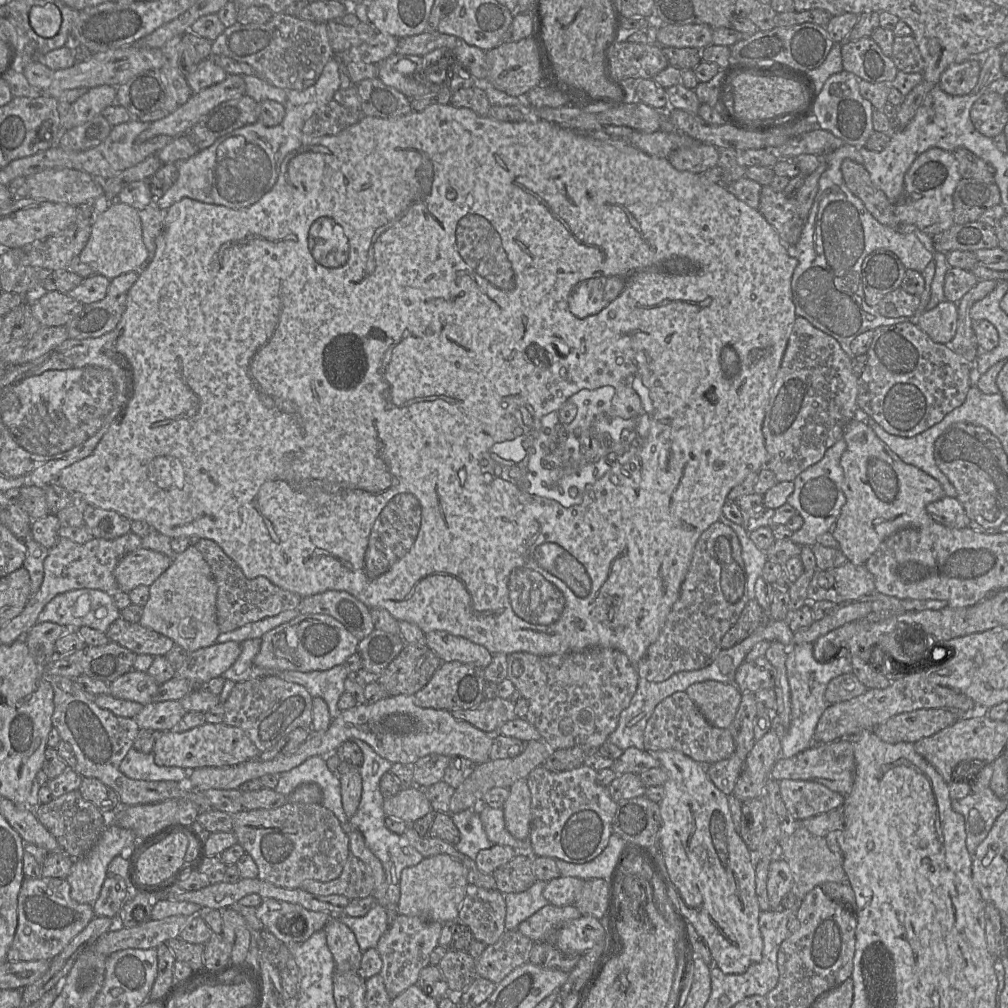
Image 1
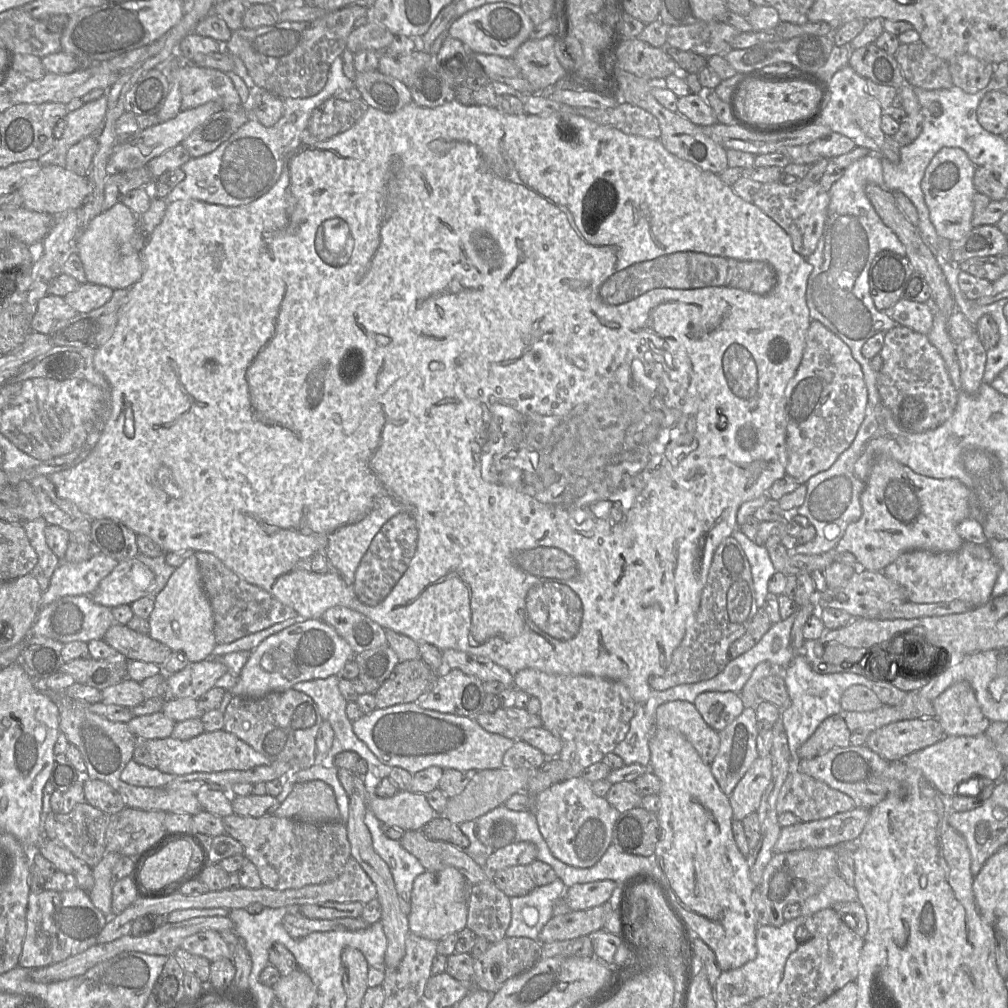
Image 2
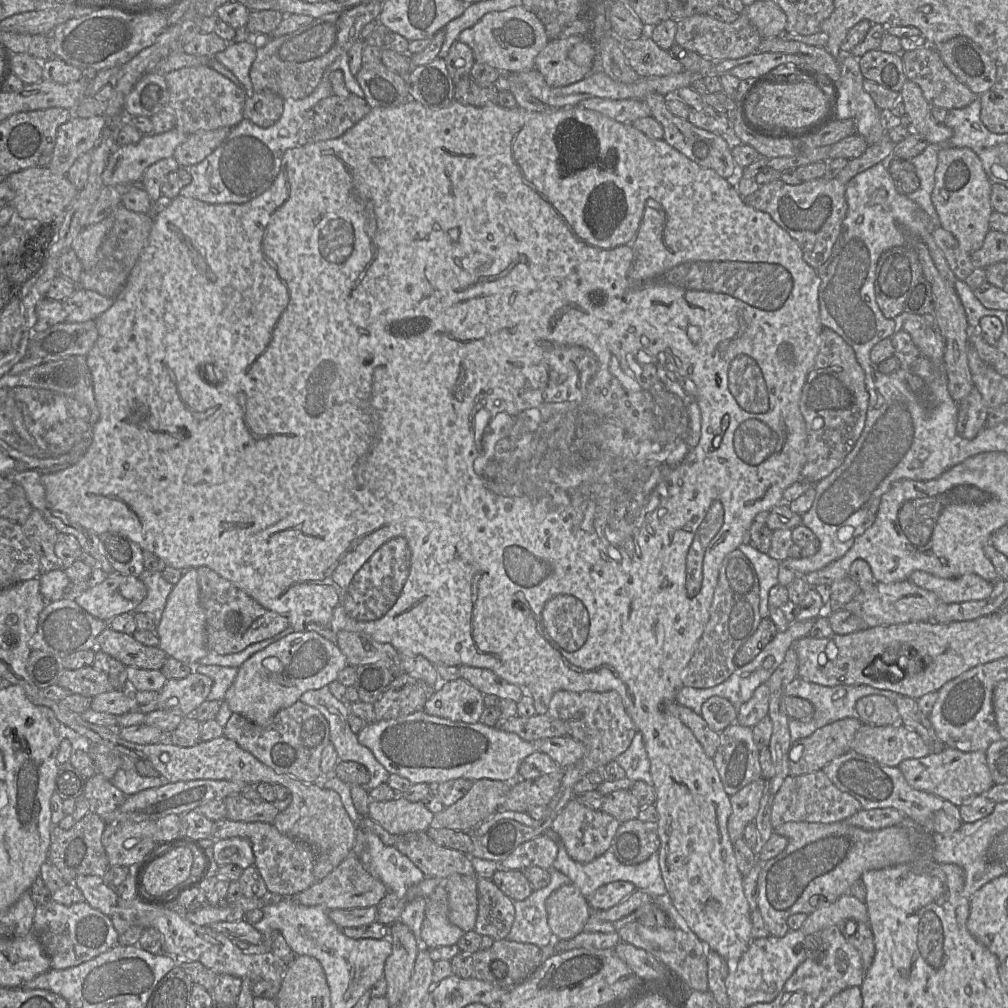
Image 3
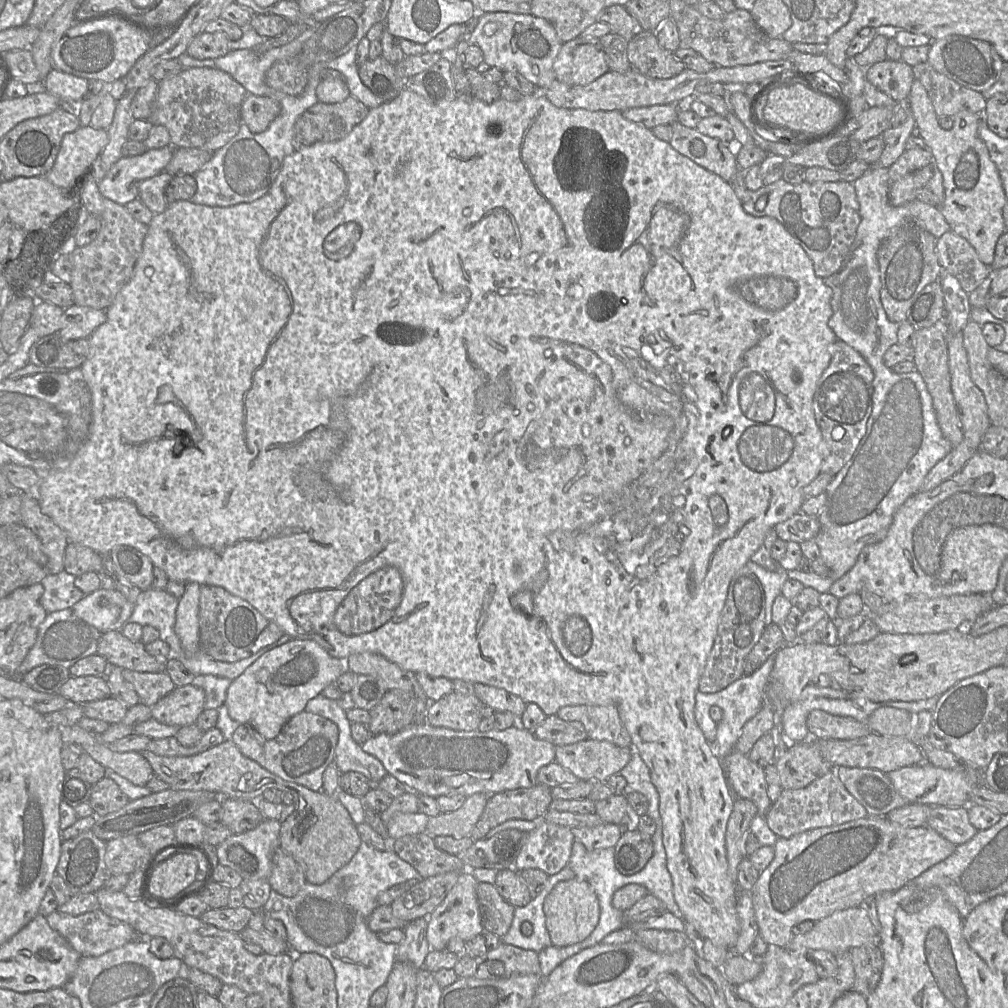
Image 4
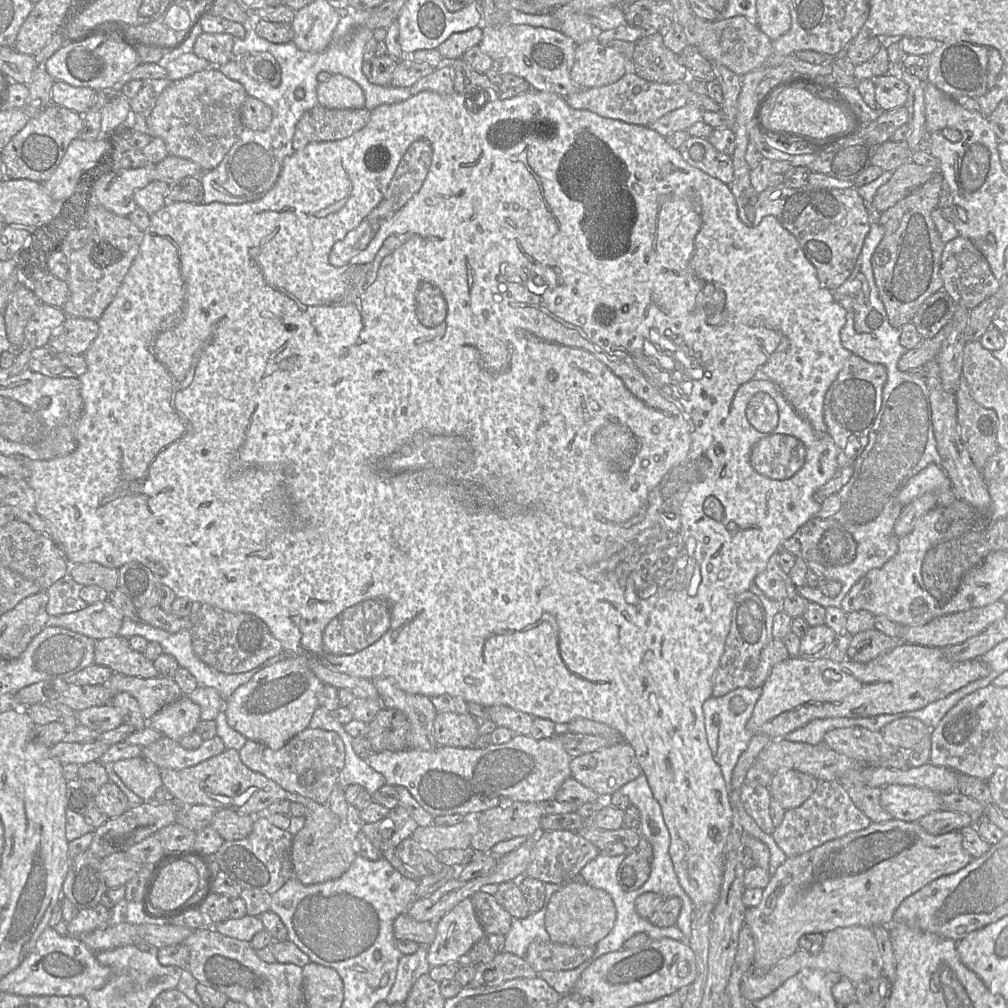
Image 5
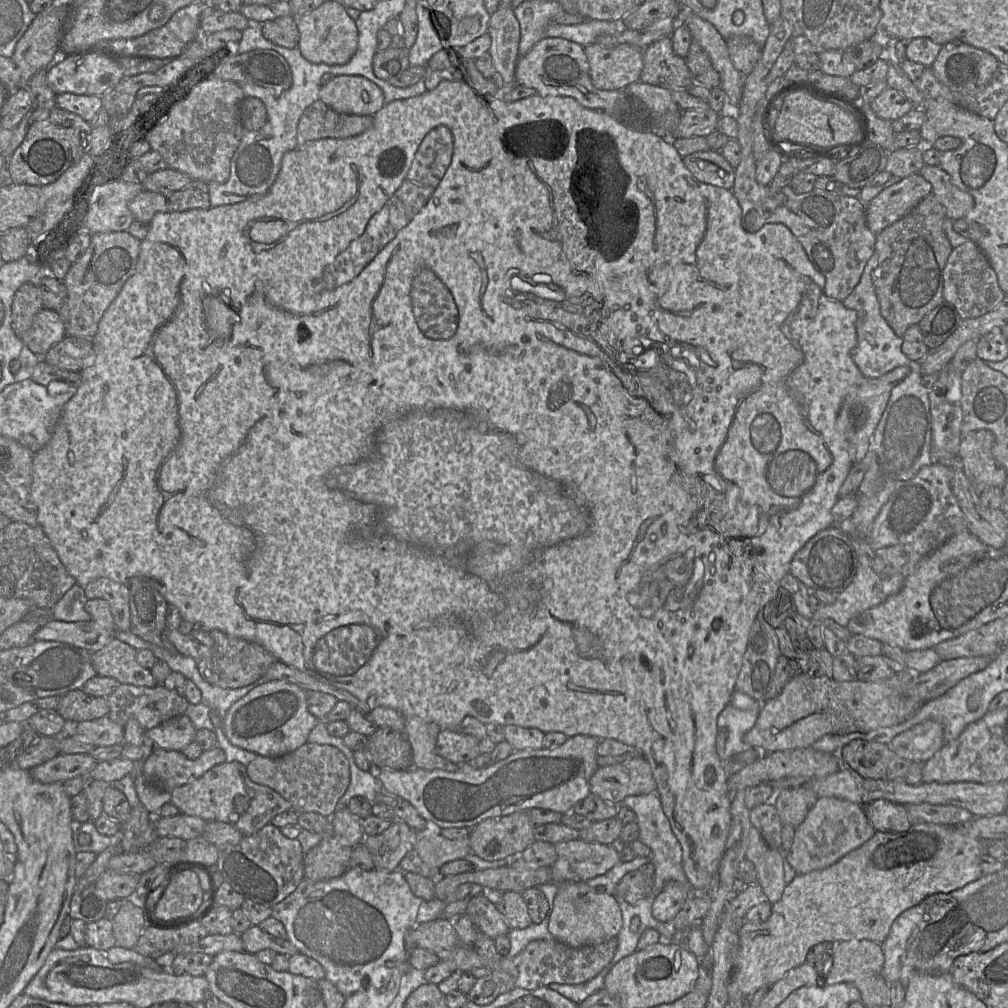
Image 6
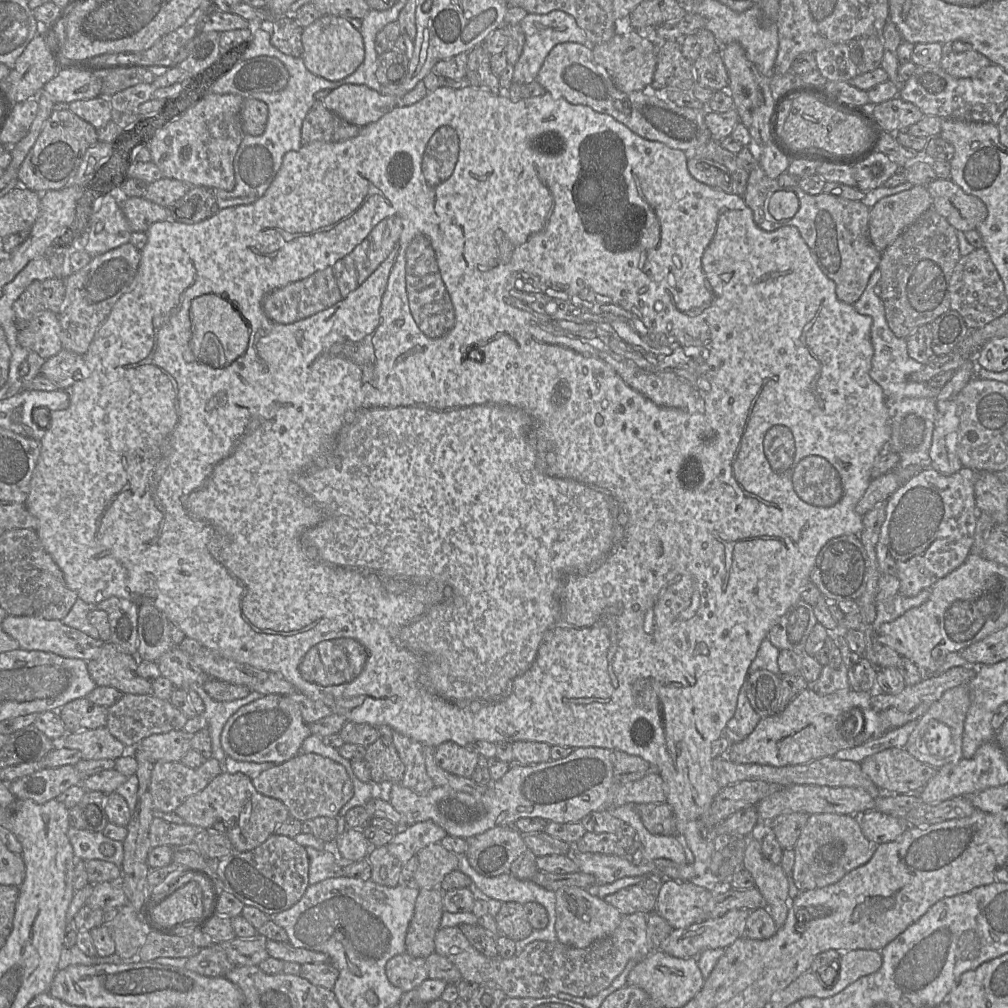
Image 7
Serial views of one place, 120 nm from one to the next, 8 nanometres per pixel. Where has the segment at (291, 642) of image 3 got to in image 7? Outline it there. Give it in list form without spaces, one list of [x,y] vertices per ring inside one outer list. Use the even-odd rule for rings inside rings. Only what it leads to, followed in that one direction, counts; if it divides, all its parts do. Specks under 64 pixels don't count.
[[[270,694],[239,708],[228,719],[221,733],[221,745],[226,756],[237,761],[280,764],[300,753],[304,740],[310,735],[309,725],[302,719],[299,706],[289,697]]]

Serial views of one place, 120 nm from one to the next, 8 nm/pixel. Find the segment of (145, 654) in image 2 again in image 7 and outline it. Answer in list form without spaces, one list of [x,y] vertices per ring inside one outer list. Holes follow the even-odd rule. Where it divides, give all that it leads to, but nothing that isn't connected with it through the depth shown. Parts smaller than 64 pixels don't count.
[[[111,642],[104,643],[98,656],[87,662],[87,670],[97,686],[113,687],[123,694],[152,695],[150,681],[138,675],[138,657],[121,651]]]

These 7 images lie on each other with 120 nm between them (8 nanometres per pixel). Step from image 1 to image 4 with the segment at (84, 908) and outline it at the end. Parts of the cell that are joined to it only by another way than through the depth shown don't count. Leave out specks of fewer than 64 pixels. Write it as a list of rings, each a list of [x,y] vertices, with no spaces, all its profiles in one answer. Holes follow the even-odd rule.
[[[100,909],[77,916],[56,910],[45,918],[81,957],[101,956],[138,938],[138,932],[131,925],[106,915]]]

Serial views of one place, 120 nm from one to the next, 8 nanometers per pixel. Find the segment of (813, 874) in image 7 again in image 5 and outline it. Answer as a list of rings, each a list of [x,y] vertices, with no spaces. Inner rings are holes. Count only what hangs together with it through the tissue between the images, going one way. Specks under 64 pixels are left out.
[[[838,779],[825,780],[819,782],[816,790],[803,804],[785,811],[782,823],[774,829],[772,836],[789,858],[808,852],[848,833],[863,830],[870,823],[871,820],[855,806]]]

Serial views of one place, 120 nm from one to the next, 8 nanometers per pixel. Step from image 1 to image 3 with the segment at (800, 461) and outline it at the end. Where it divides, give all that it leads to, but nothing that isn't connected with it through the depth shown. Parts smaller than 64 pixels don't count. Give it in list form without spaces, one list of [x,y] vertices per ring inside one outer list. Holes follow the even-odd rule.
[[[823,327],[815,364],[807,375],[799,402],[807,429],[806,461],[801,472],[804,479],[819,482],[843,463],[864,429],[868,406],[865,373],[853,348],[836,332]]]

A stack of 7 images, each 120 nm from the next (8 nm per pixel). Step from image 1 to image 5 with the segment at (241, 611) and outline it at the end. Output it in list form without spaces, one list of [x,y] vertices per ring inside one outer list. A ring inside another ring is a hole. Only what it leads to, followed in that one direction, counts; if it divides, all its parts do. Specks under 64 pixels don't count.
[[[202,604],[192,630],[193,651],[207,666],[225,673],[251,671],[280,654],[282,644],[258,617],[248,613],[232,613]]]

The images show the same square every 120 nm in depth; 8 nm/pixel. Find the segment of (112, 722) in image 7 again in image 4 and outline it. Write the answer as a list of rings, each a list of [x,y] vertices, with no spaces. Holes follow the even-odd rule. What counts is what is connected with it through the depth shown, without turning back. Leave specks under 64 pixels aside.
[[[123,669],[122,673],[124,679],[134,687],[140,702],[150,708],[176,687],[165,671],[149,673]]]

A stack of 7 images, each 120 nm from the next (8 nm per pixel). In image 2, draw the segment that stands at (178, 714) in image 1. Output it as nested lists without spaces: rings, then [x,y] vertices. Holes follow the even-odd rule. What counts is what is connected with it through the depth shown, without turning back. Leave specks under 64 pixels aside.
[[[160,711],[133,717],[127,726],[136,739],[155,740],[171,737],[175,724]]]

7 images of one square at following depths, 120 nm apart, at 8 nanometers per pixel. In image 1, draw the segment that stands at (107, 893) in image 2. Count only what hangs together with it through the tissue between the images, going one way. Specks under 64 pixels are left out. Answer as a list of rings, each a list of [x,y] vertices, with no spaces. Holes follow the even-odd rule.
[[[108,823],[93,848],[84,857],[73,861],[70,872],[66,877],[71,888],[72,899],[78,903],[86,903],[93,906],[107,878],[109,864],[121,853],[129,853],[130,846],[134,841],[136,841],[136,836],[132,831]]]

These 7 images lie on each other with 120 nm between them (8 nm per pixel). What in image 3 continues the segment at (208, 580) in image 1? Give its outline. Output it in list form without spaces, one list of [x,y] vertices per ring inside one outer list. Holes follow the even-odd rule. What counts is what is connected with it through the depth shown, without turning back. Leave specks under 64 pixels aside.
[[[197,568],[185,570],[180,580],[173,586],[166,602],[159,624],[156,626],[159,646],[168,657],[190,666],[199,665],[209,649],[206,642],[206,615],[200,601]]]

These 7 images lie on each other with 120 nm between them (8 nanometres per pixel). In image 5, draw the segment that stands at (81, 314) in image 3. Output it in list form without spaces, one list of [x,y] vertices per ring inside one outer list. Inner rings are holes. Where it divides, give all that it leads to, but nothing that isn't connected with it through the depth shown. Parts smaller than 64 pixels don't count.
[[[66,317],[61,328],[50,338],[48,346],[57,352],[83,355],[97,337],[97,321]]]

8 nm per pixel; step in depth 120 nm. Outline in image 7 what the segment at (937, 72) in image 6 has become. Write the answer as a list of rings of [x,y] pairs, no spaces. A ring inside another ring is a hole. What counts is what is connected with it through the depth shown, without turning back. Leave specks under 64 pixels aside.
[[[951,43],[943,44],[940,67],[955,78],[970,78],[981,69],[990,66],[991,61],[981,53],[971,51],[958,53]]]

